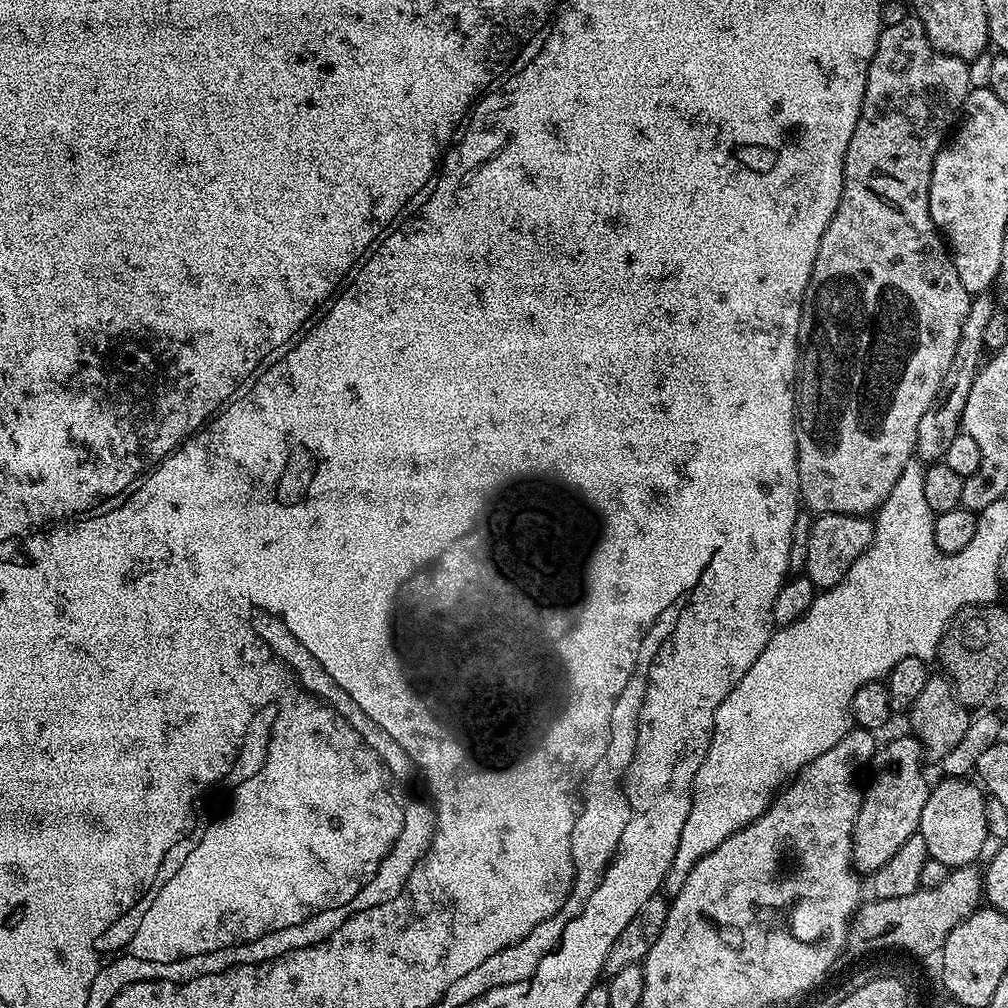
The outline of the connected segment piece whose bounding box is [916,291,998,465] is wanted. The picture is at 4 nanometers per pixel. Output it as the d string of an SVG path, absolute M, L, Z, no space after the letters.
M991 291L981 292L972 296L970 310L966 310L966 322L962 322L962 334L958 338L958 347L954 350L954 358L942 378L942 386L938 386L938 394L934 402L930 402L930 410L922 414L922 422L918 422L918 438L916 439L916 456L925 465L943 461L947 448L958 438L963 422L963 411L966 410L966 400L974 386L976 373L985 363L986 349L984 335L990 318L998 314L996 300Z

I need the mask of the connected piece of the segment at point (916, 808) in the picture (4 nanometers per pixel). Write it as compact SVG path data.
M911 734L896 736L889 744L881 743L872 757L872 781L863 789L852 835L852 863L861 873L876 872L898 851L898 846L906 842L906 838L919 833L922 806L926 806L930 791L930 780L924 777L924 760L926 749Z

